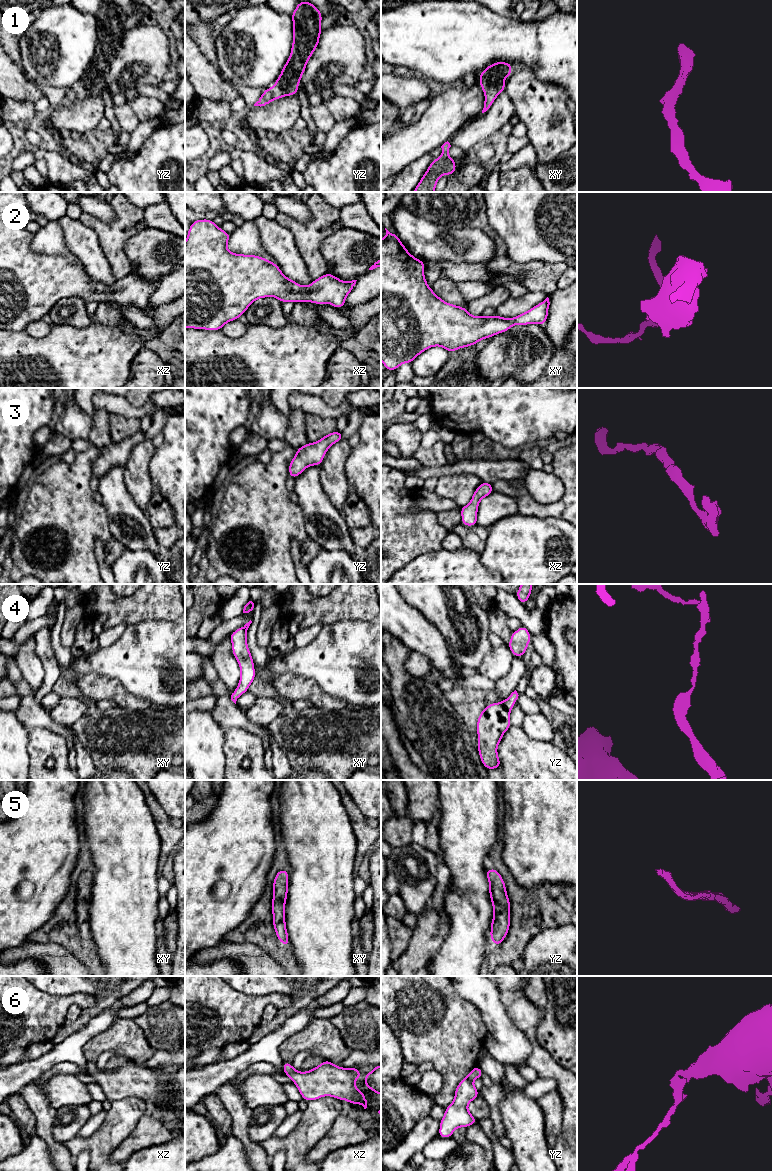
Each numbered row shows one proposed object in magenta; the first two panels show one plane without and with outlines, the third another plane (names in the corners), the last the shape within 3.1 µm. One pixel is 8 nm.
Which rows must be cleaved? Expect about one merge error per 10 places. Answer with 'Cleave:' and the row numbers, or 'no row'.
Cleave: no row

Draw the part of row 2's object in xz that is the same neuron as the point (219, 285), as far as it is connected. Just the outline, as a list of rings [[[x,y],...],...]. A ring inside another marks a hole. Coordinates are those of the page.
[[[213,220],[193,221],[185,242],[185,328],[221,330],[230,321],[245,314],[252,302],[258,298],[275,297],[283,302],[329,303],[340,309],[345,305],[347,295],[354,288],[357,280],[345,282],[336,276],[326,273],[313,280],[311,285],[302,286],[287,278],[277,264],[257,255],[235,254],[227,250],[230,233],[219,228]]]

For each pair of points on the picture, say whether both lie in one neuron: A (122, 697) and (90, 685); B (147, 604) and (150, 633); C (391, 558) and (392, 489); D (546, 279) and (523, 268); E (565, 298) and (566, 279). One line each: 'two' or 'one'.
A: one
B: two
C: one
D: one
E: two

